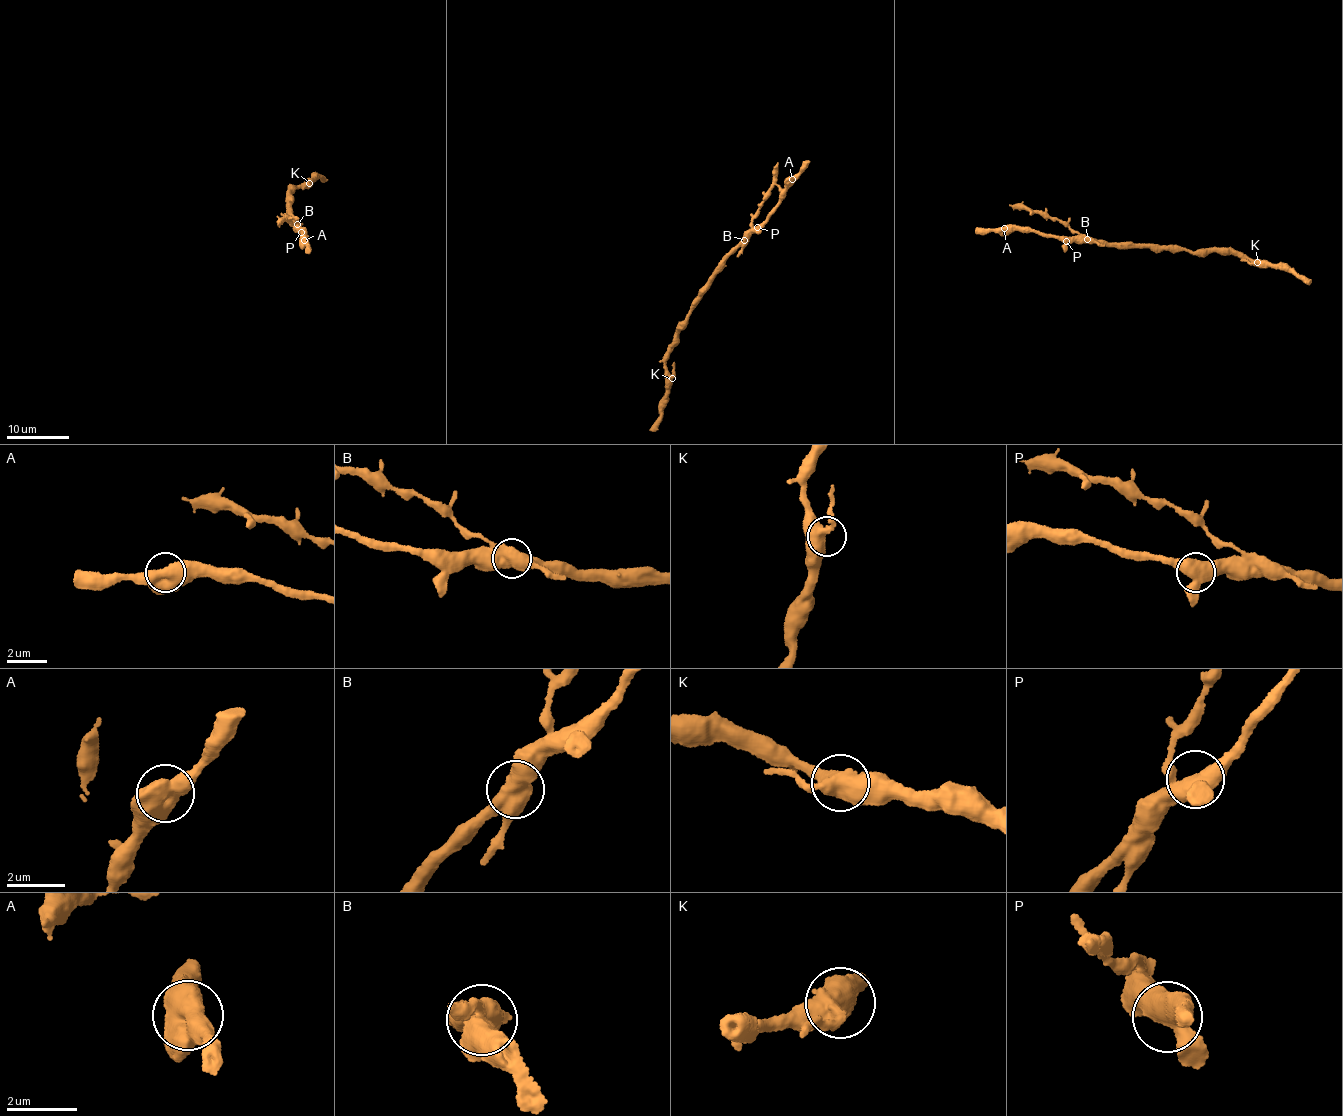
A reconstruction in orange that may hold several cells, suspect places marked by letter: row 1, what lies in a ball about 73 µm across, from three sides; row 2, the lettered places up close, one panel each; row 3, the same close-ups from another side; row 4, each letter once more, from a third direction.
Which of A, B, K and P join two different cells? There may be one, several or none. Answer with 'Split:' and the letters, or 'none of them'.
Split: B

